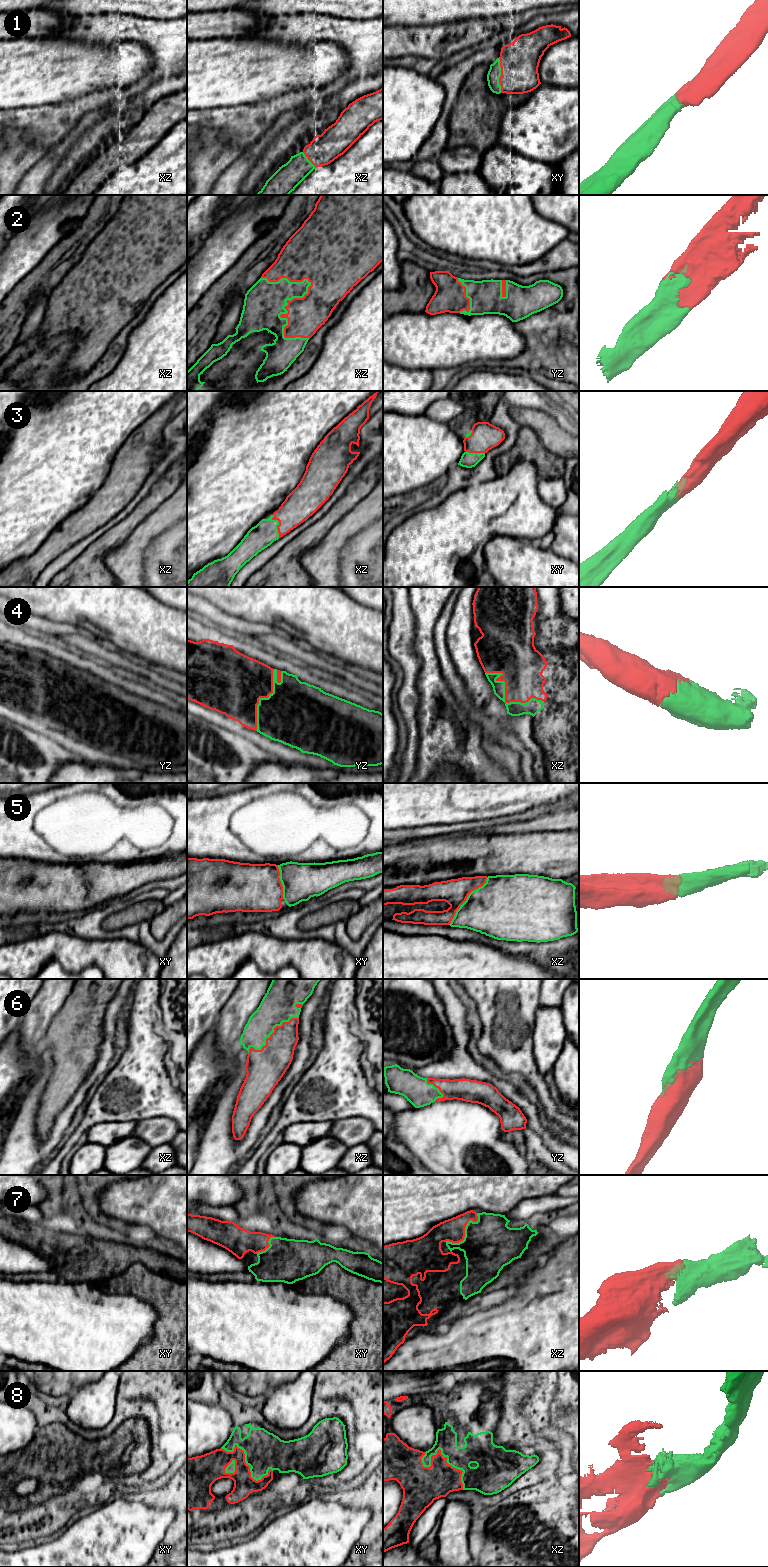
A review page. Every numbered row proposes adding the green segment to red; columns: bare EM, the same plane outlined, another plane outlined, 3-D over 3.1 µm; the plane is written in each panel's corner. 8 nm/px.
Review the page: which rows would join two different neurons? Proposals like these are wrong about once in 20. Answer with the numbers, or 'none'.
none

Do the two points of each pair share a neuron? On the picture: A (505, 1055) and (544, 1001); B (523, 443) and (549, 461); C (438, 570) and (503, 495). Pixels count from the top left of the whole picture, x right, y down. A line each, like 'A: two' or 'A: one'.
A: two
B: one
C: one

